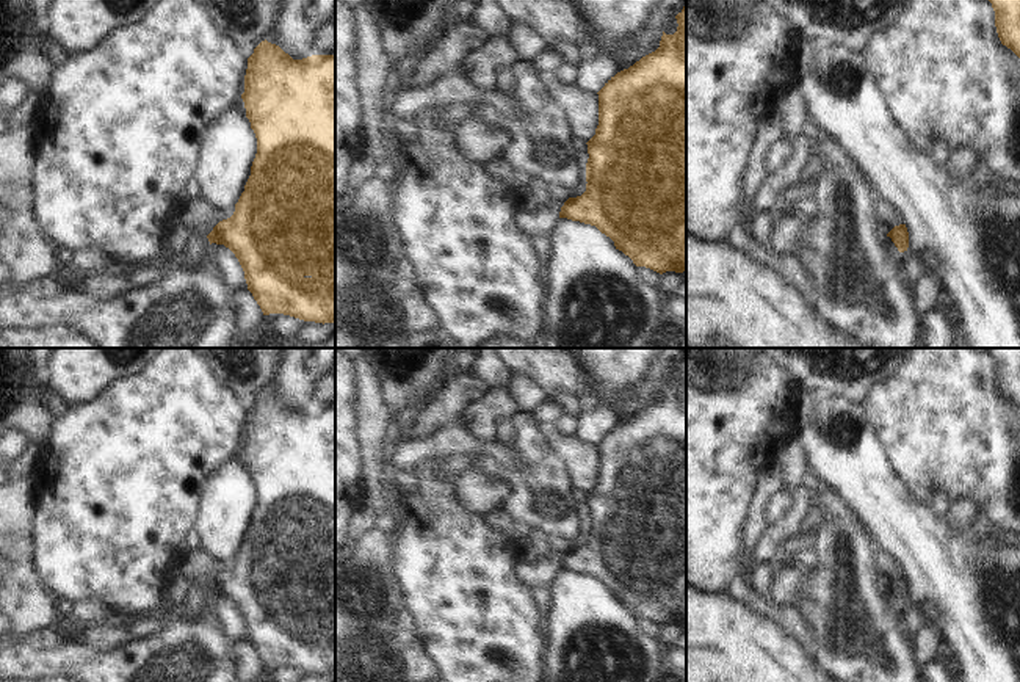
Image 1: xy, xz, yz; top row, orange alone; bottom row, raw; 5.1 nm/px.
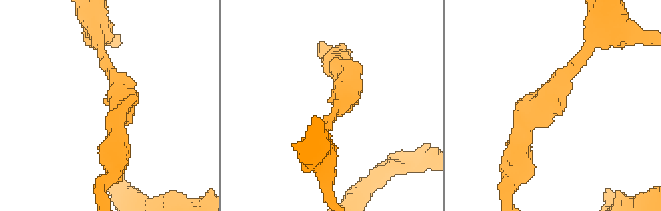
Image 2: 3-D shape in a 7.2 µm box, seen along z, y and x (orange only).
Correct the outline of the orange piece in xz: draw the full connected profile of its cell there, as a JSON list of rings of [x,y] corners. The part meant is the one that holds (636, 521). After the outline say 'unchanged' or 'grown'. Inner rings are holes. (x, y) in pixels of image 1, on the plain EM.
[[[686,356],[675,367],[677,383],[663,383],[660,398],[611,428],[599,445],[599,477],[588,495],[586,542],[569,549],[559,569],[595,577],[636,618],[660,626],[686,622]]]; unchanged

